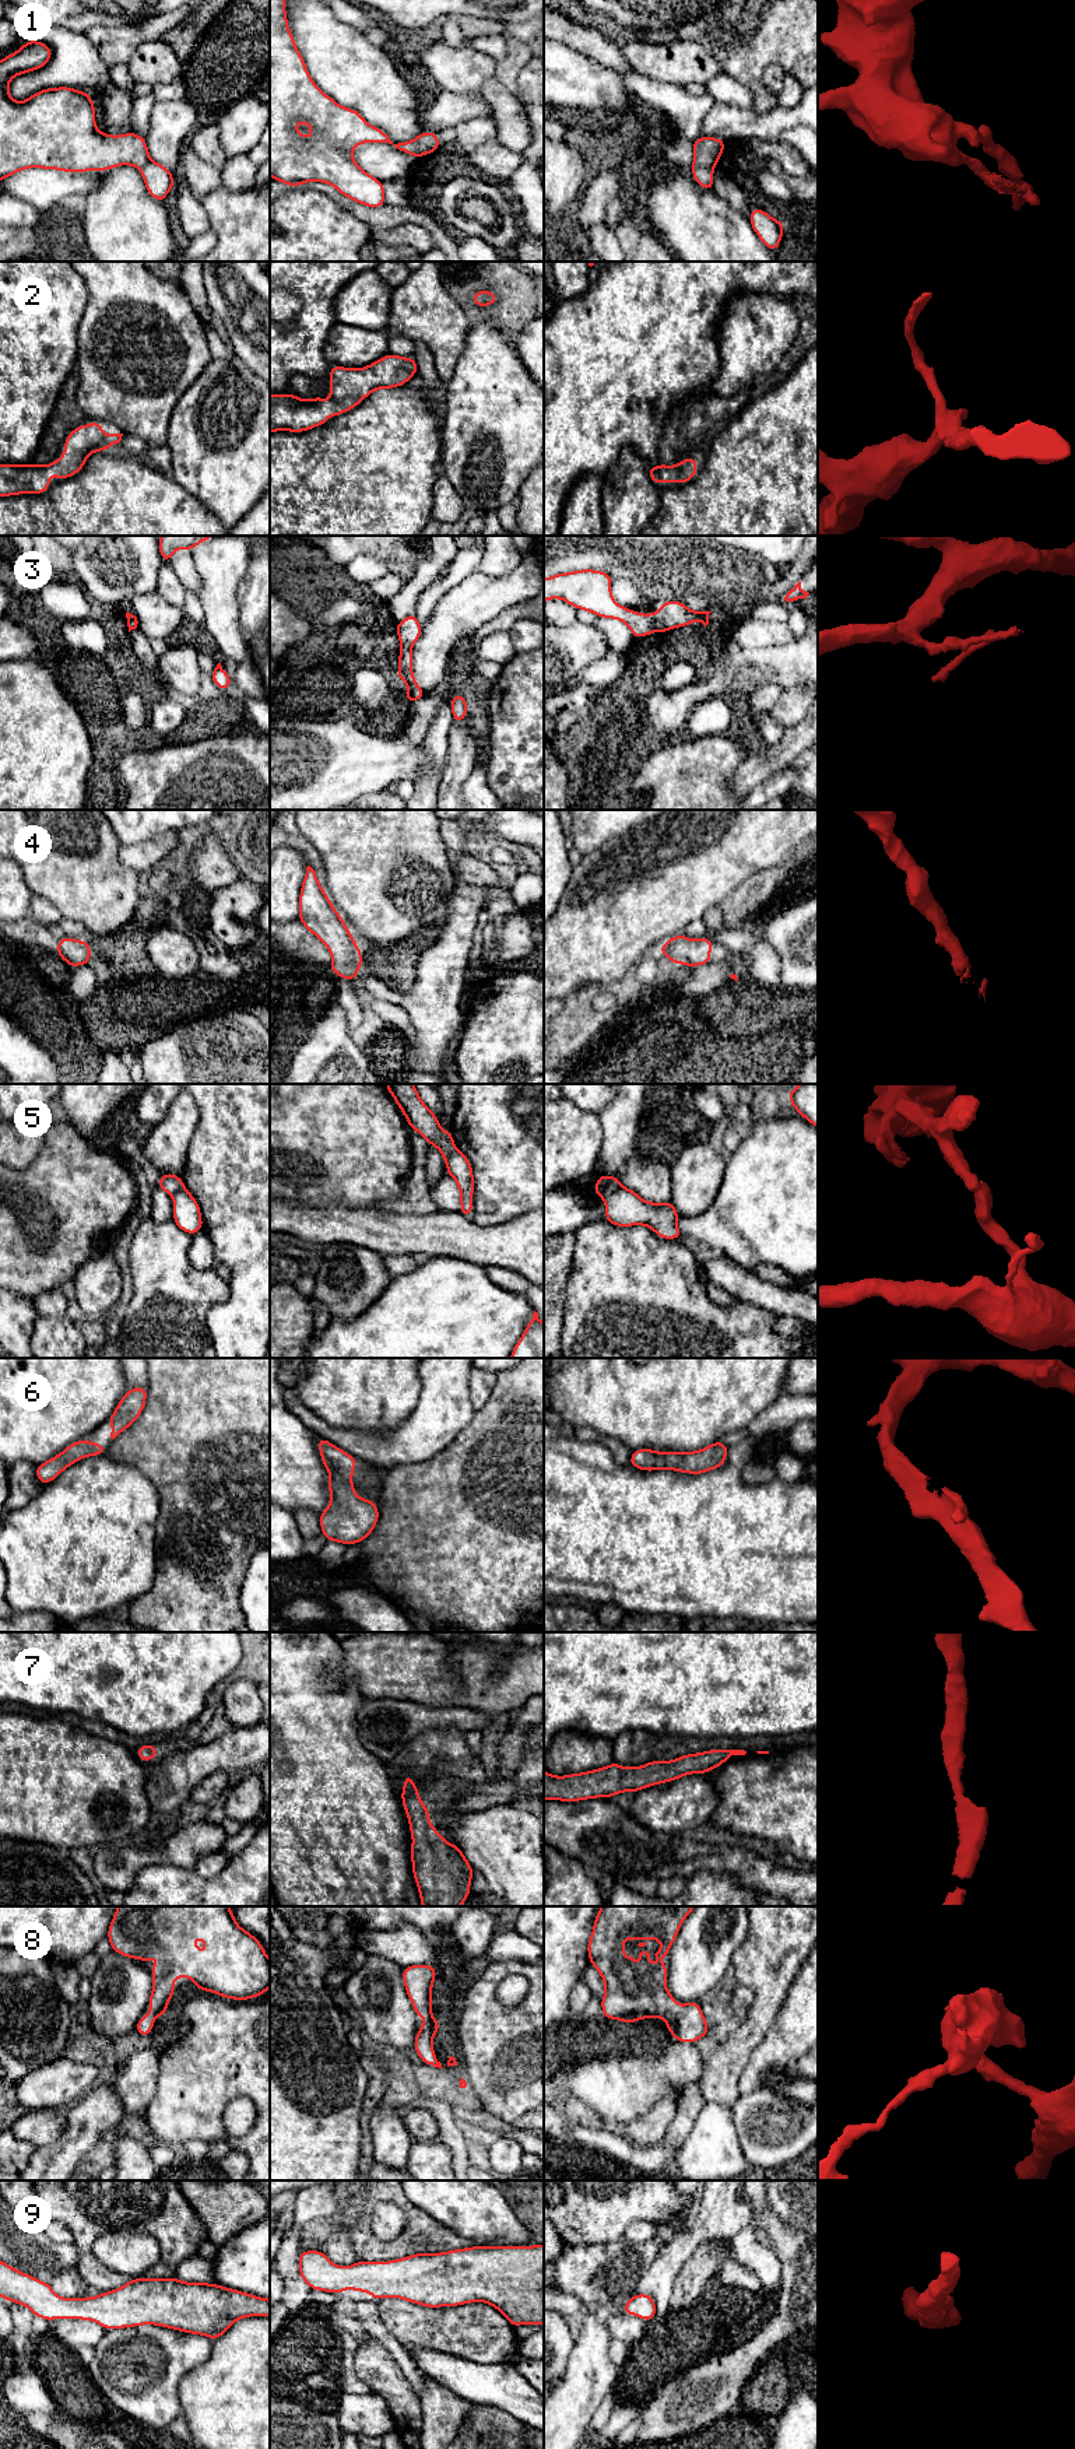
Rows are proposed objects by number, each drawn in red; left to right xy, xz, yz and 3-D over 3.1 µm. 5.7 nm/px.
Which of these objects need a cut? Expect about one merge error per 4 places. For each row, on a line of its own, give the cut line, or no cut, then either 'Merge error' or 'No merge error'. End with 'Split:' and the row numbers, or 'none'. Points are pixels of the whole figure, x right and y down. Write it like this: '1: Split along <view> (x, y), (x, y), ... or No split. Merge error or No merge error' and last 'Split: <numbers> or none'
1: No split. No merge error
2: No split. No merge error
3: Split along yz (654, 614), (656, 628). Merge error
4: No split. No merge error
5: Split along yz (621, 1185), (604, 1199). Merge error
6: No split. No merge error
7: No split. No merge error
8: No split. No merge error
9: No split. No merge error
Split: 3, 5

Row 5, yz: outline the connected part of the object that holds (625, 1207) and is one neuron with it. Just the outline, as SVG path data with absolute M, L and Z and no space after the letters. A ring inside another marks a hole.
M621 1186L607 1196L605 1221L615 1227L644 1225L661 1239L682 1239L677 1225L679 1213L671 1201L644 1201L636 1192Z

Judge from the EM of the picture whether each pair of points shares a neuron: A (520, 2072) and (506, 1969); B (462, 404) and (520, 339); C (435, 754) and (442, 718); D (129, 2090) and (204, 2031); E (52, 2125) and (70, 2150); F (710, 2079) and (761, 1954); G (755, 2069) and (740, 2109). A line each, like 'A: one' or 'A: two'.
A: one
B: two
C: one
D: two
E: two
F: one
G: two

